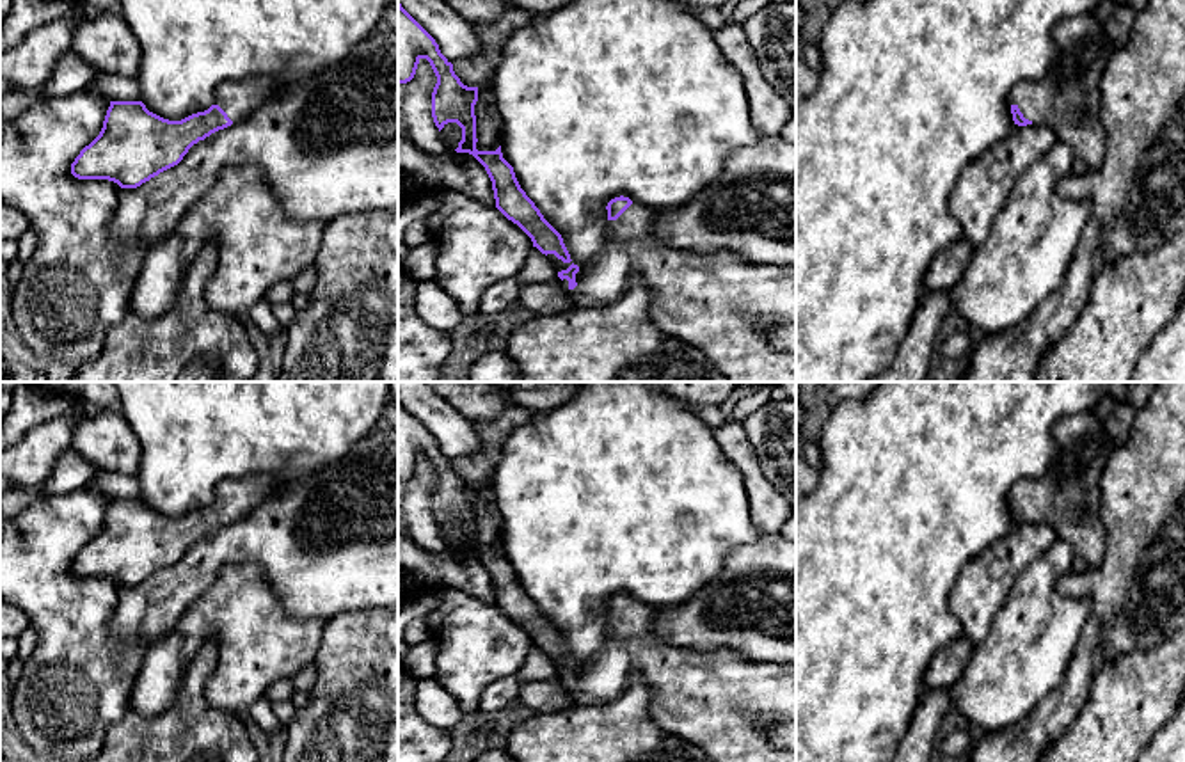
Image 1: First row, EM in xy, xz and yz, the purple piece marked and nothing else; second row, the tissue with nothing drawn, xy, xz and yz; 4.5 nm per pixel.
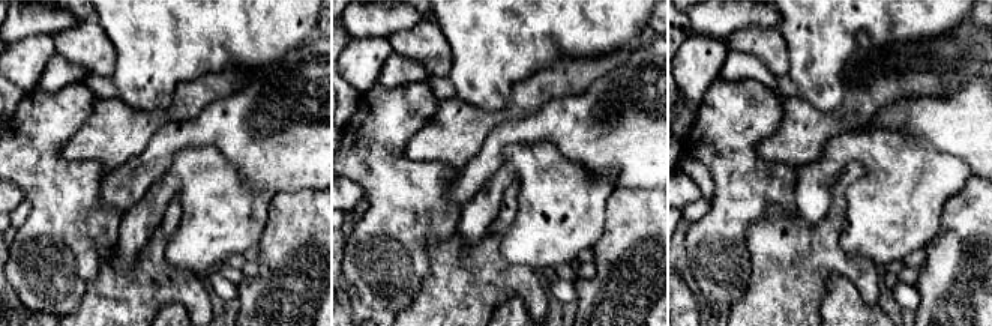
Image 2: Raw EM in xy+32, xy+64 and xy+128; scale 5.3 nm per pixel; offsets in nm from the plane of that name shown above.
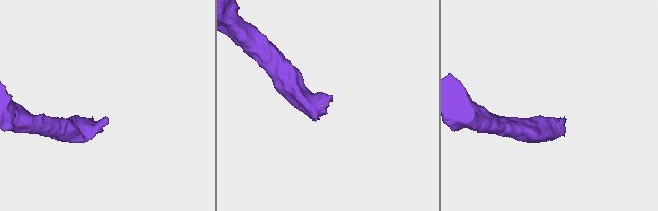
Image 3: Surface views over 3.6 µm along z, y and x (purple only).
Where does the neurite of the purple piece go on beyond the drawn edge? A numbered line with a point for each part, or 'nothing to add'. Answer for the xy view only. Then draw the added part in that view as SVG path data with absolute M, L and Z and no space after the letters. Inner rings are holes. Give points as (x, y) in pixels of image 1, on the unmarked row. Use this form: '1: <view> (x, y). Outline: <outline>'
1: xy (238, 496). Outline: M252 474L236 480L224 480L217 485L213 503L219 503L236 522L282 487L272 476Z

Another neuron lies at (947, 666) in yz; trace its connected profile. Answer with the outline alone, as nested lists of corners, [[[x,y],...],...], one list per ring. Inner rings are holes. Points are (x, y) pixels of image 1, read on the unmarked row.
[[[965,636],[942,648],[927,666],[924,689],[952,689],[968,668],[972,652],[974,645]]]

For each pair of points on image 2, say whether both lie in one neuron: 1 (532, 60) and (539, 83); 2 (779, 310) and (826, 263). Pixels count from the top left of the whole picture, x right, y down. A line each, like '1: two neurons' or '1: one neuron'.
1: two neurons
2: one neuron

